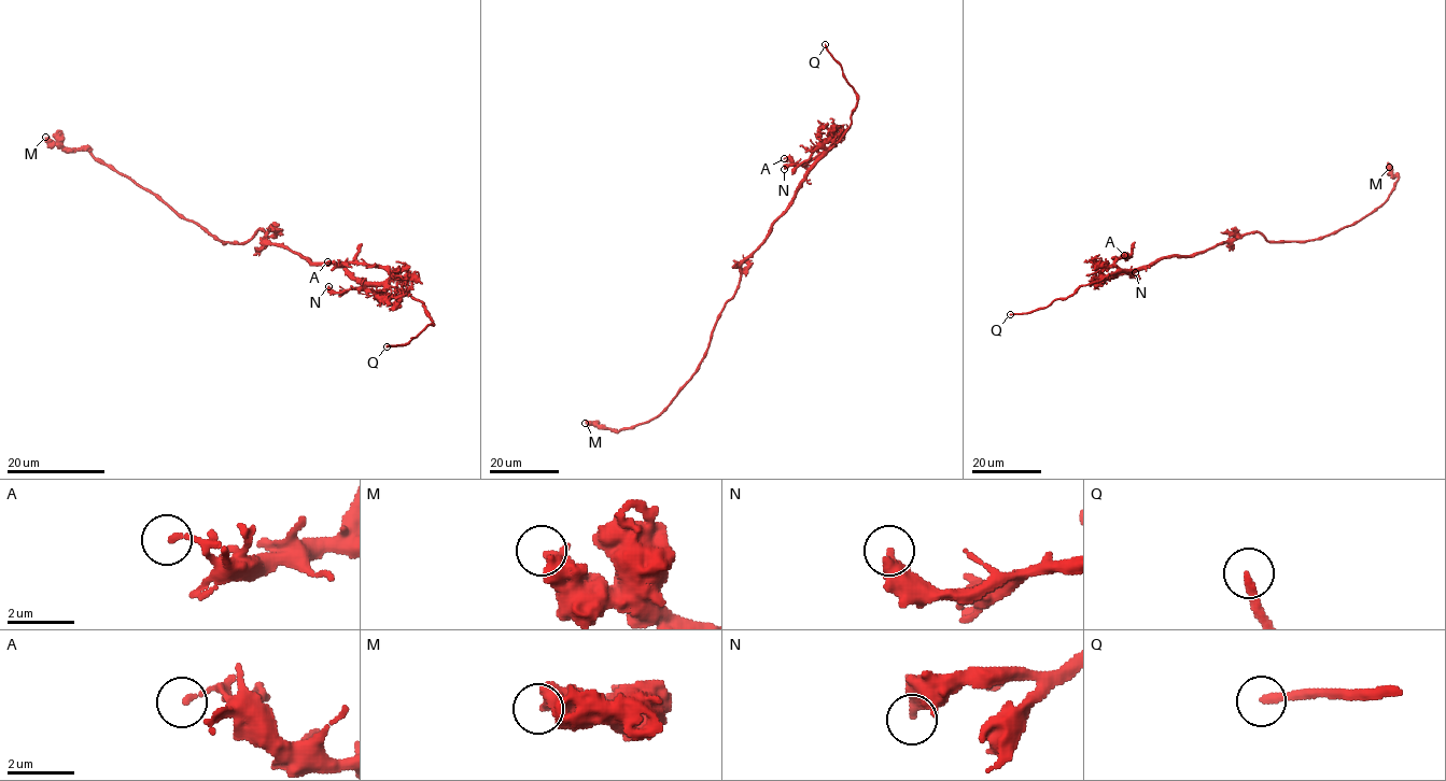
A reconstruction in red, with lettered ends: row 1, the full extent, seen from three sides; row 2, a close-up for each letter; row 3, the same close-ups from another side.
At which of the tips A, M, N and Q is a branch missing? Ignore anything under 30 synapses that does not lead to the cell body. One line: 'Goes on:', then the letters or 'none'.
Goes on: Q

